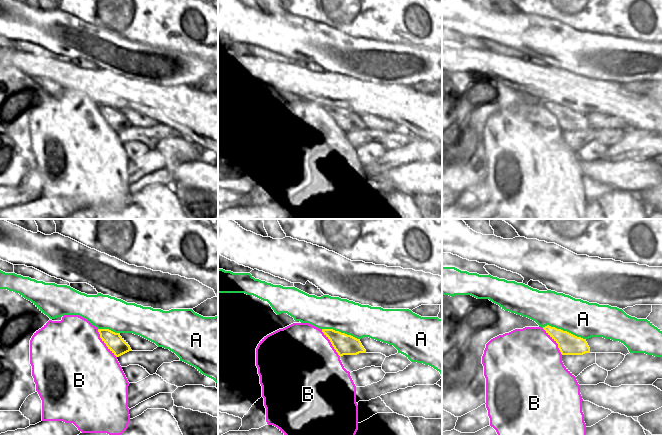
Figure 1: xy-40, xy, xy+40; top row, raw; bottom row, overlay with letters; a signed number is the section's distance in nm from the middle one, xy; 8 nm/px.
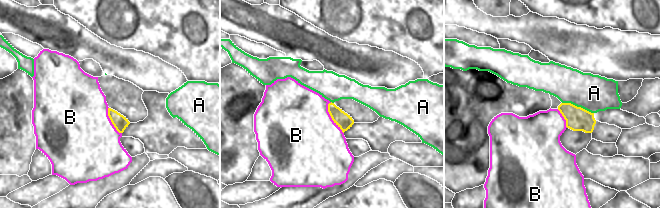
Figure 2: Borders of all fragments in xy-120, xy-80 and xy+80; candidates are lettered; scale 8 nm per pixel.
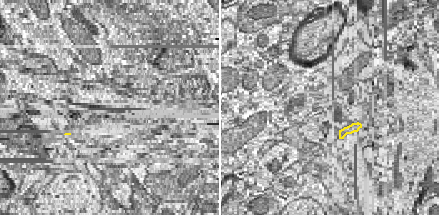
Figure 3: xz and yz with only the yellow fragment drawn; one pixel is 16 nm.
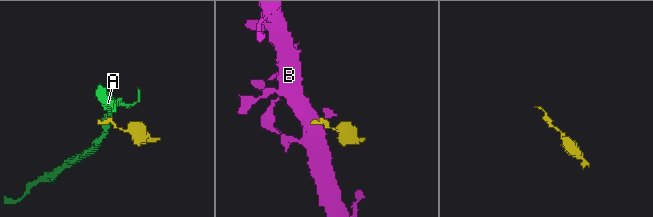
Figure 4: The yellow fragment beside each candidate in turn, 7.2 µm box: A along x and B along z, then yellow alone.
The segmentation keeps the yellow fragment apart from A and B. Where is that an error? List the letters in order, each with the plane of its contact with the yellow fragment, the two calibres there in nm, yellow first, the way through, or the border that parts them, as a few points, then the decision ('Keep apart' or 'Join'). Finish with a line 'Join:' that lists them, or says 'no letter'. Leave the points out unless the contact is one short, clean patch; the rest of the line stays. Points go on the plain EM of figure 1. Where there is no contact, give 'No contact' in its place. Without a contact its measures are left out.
A: Touches yellow in xy+40. Thickness 170 nm (yellow) against 280 nm. Boundary: xy+40 (542, 103), (547, 101), (554, 102), (585, 115). Keep apart
B: Touches yellow in xy-40. Thickness 140 nm (yellow) against 500 nm. Keep apart
Join: no letter

